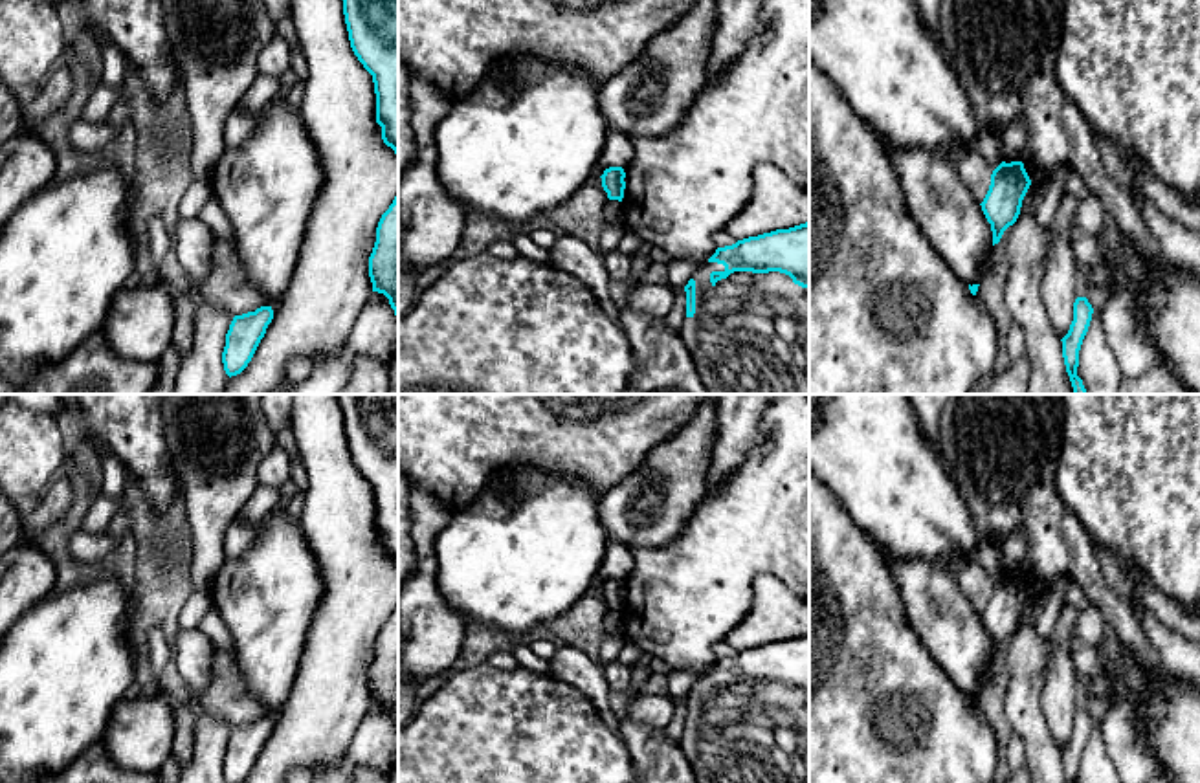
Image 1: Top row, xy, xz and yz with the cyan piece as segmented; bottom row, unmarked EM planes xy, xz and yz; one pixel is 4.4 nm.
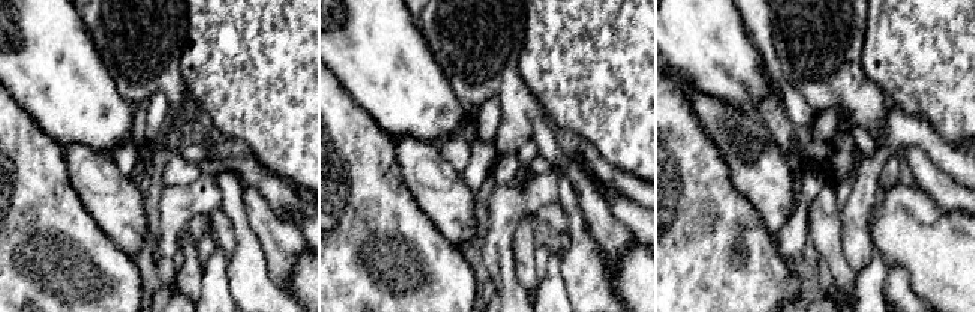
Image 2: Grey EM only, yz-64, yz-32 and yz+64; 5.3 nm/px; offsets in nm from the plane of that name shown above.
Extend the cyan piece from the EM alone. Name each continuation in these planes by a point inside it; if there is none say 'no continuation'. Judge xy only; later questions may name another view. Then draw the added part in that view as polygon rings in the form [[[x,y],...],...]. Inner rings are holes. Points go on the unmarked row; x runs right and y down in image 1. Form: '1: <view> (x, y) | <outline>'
no continuation

